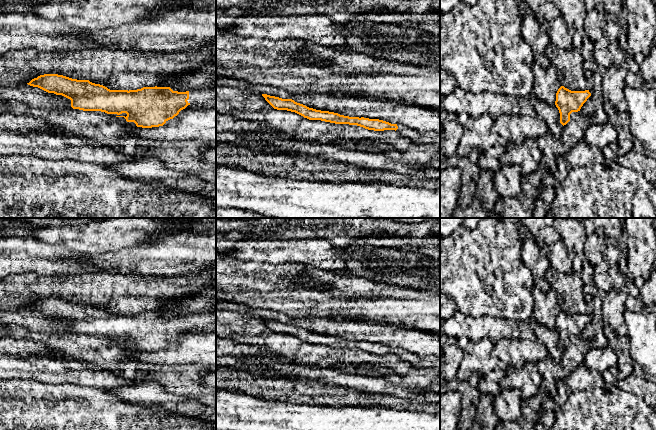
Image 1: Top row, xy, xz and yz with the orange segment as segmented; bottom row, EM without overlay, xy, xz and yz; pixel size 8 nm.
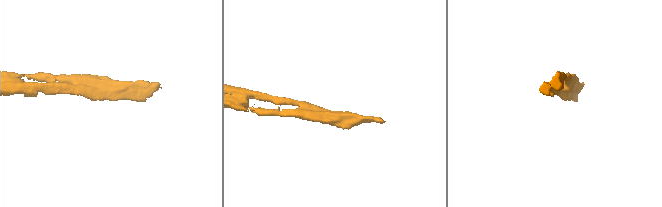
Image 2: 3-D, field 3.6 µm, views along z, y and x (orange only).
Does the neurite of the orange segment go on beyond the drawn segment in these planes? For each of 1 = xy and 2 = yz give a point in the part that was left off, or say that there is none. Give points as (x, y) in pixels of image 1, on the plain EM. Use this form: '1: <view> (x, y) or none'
1: xy (195, 320)
2: none

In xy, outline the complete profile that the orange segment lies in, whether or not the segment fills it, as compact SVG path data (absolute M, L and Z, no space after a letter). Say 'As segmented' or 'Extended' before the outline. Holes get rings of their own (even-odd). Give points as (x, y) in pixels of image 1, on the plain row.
Extended. M44 298L32 303L30 310L38 311L48 317L62 319L71 324L71 331L83 335L101 335L124 341L127 346L134 346L137 351L152 352L163 350L168 344L177 346L177 339L188 329L197 329L202 324L216 323L216 312L189 314L186 316L173 315L170 311L143 311L137 314L110 314L89 304L77 304L58 298Z

